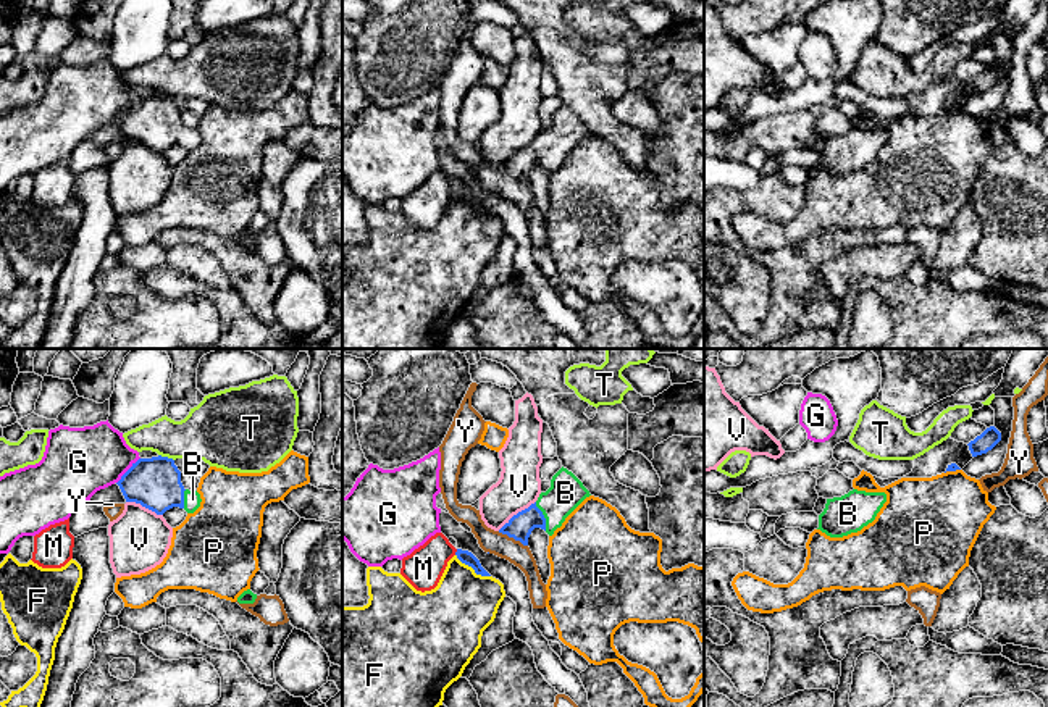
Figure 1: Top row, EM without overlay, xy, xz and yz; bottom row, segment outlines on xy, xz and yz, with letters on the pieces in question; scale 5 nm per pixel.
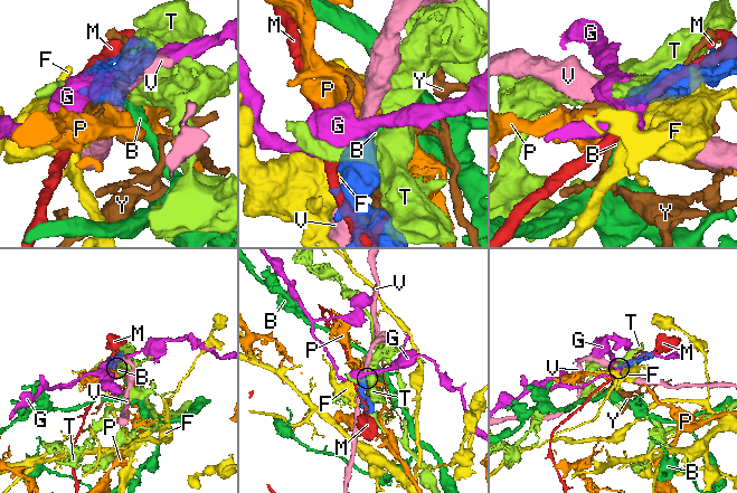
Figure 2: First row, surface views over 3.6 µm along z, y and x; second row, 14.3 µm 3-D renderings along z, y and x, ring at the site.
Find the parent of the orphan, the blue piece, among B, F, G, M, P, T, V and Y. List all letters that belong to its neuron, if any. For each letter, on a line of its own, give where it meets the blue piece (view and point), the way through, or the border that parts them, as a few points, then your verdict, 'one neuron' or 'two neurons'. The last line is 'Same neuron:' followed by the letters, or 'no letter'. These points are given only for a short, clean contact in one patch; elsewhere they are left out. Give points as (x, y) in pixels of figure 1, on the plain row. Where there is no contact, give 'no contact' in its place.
B: contact xz (543, 155); way xz (520, 163), (532, 155), (543, 155), (565, 131); one neuron
F: contact xz (472, 205); two neurons
G: contact xy (128, 108); border xy (139, 96), (117, 121); two neurons
M: contact xz (456, 191); two neurons
P: contact yz (951, 108); border yz (959, 107), (945, 112); two neurons
T: contact xy (167, 96); two neurons
V: contact xz (517, 152); border xz (535, 139), (514, 152), (498, 168); two neurons
Y: contact xz (512, 175); two neurons
Same neuron: B

